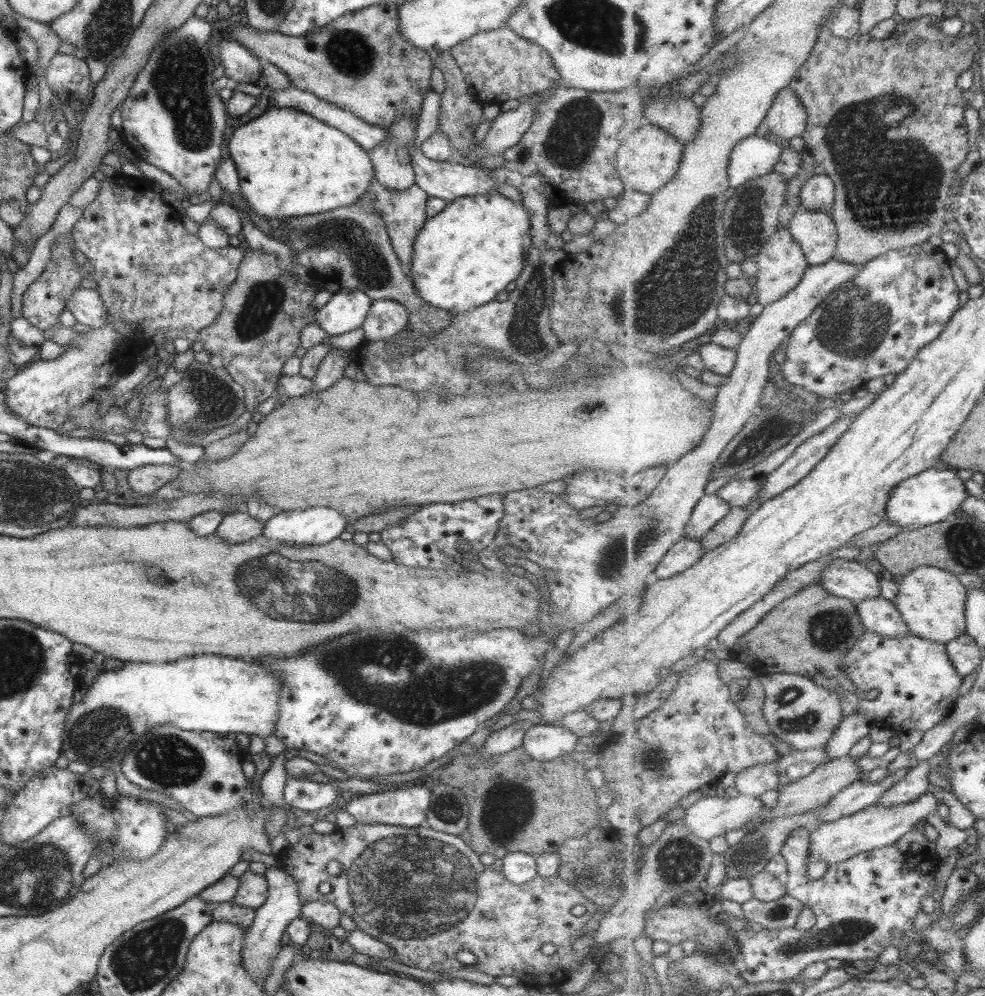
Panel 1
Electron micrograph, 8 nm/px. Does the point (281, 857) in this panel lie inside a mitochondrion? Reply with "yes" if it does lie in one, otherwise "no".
no

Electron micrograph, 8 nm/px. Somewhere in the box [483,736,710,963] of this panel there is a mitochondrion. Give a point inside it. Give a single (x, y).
(680, 862)

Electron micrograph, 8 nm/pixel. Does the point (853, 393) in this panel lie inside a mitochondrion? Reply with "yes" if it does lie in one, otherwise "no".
no

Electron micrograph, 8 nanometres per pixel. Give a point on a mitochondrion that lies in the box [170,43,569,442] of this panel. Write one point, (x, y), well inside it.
(371, 268)

